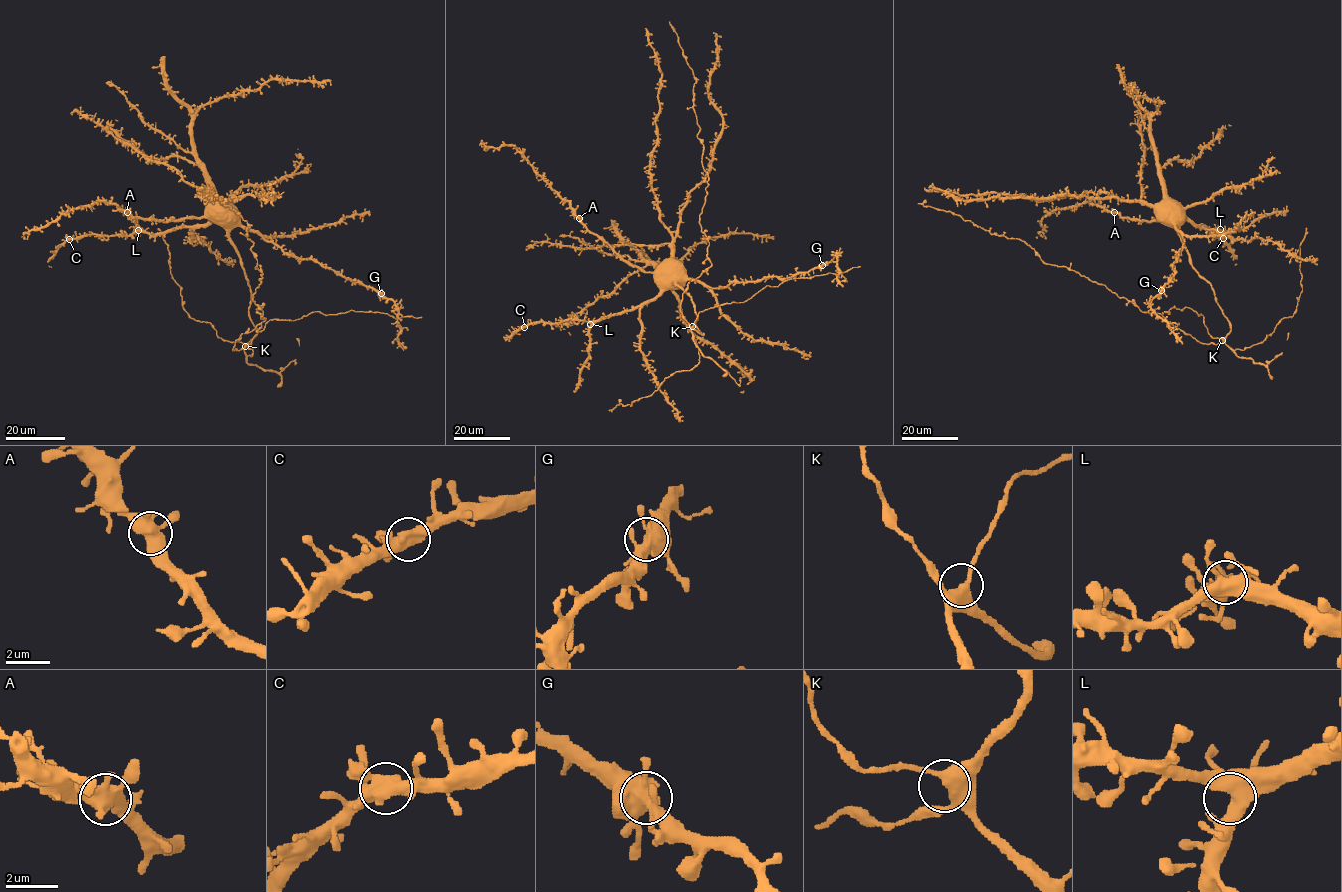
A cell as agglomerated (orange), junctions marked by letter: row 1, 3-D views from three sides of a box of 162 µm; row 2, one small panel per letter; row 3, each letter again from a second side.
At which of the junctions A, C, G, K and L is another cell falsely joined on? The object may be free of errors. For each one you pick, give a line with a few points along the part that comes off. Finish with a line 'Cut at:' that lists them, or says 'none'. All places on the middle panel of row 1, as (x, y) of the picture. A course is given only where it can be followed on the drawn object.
Cut at: none

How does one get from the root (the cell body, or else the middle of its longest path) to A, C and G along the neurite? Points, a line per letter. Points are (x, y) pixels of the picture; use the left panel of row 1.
A: (222, 213), (213, 218), (155, 221), (134, 218), (127, 212)
C: (222, 213), (204, 224), (183, 226), (159, 233), (134, 231), (129, 235), (86, 234), (69, 239)
G: (222, 213), (233, 222), (257, 230), (285, 252), (315, 259), (382, 294)

